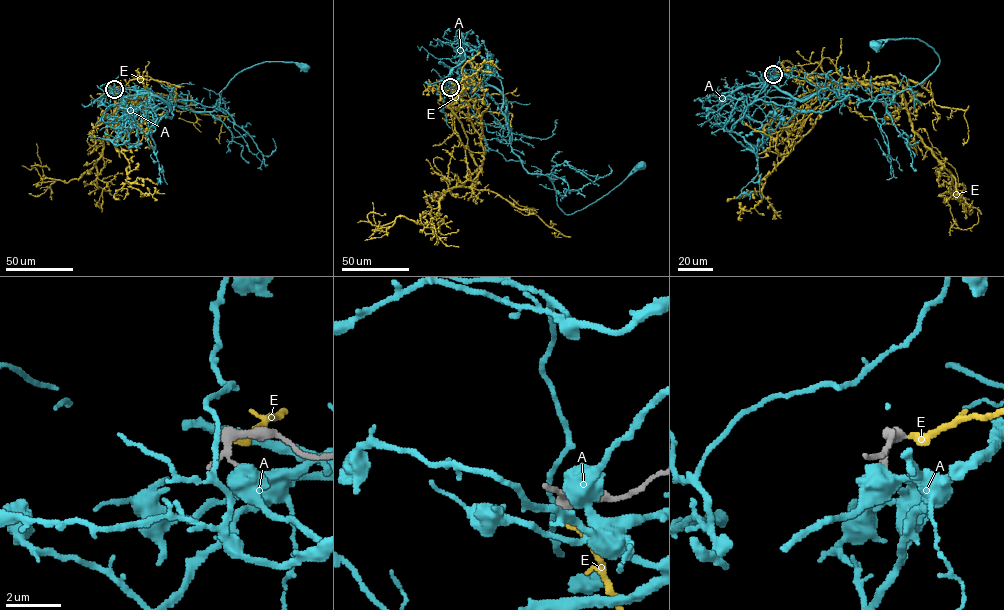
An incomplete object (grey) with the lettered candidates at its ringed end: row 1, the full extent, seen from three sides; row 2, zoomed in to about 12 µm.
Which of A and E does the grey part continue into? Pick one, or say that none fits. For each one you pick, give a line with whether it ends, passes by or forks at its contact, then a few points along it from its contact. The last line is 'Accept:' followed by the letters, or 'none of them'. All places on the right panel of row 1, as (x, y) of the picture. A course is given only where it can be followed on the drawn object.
Accept: none of them

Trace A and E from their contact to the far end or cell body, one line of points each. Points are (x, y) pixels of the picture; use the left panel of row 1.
A: (115, 89), (156, 95), (170, 109), (174, 100), (211, 112), (244, 70), (265, 62), (305, 66)
E: (114, 87), (127, 96), (142, 90), (112, 142), (128, 160), (126, 181), (143, 193), (164, 193)

